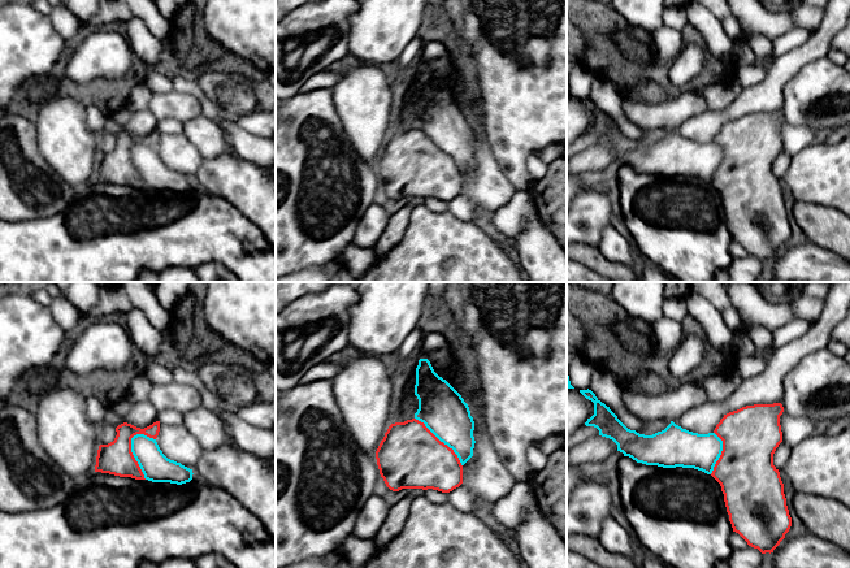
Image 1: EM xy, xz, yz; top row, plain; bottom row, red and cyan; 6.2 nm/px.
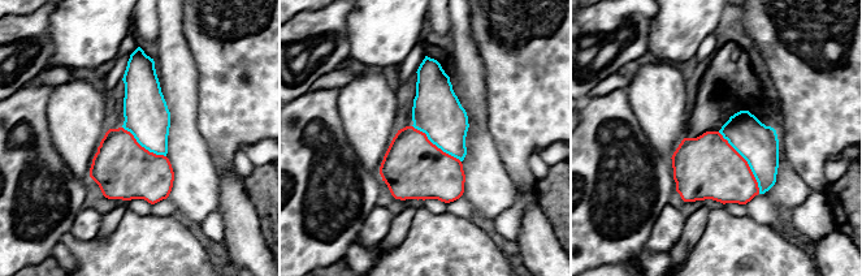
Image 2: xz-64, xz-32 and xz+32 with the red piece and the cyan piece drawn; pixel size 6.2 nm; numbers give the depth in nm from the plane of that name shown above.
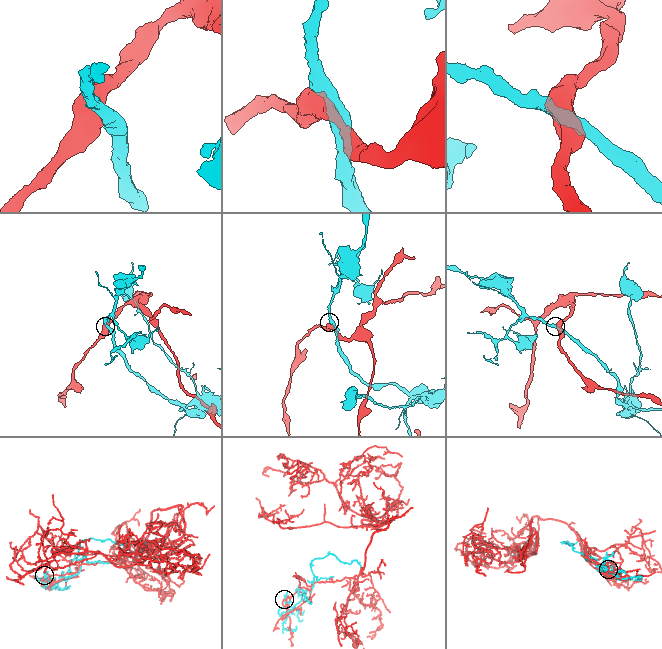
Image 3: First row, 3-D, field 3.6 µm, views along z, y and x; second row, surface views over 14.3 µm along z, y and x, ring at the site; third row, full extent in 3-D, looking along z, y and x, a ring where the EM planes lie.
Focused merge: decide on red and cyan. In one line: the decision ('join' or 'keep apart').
join

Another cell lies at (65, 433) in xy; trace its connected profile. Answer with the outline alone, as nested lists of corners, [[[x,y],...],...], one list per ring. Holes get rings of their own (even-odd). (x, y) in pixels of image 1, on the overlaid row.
[[[56,387],[32,400],[38,439],[44,452],[82,482],[95,473],[100,428],[84,412],[84,396],[74,387]]]

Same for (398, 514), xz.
[[[406,497],[398,503],[390,506],[385,524],[373,538],[377,549],[383,549],[402,532],[408,519],[412,500],[412,497]]]

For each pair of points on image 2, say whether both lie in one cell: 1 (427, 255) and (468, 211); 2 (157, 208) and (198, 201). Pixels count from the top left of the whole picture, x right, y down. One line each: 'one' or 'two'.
1: two
2: two

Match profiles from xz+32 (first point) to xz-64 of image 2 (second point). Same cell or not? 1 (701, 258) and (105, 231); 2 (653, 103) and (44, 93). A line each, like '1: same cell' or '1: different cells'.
1: different cells
2: different cells

